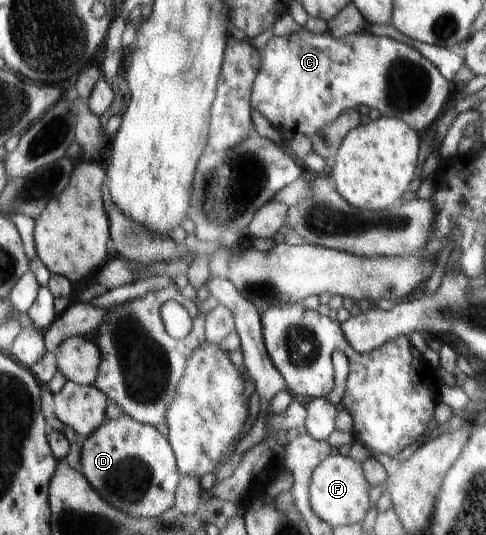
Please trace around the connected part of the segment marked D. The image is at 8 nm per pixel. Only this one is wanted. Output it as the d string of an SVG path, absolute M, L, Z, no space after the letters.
M124 414L116 420L106 419L83 442L80 457L83 477L115 509L132 517L150 518L159 517L175 506L175 492L180 479L178 463L163 429L135 421Z

